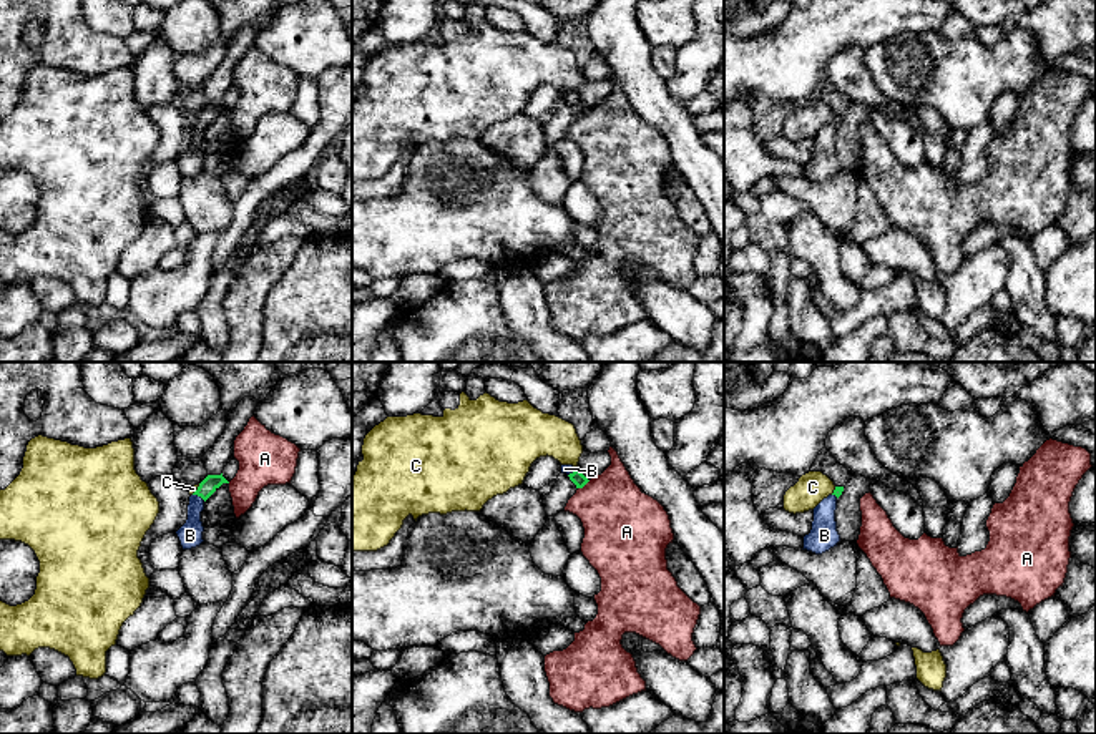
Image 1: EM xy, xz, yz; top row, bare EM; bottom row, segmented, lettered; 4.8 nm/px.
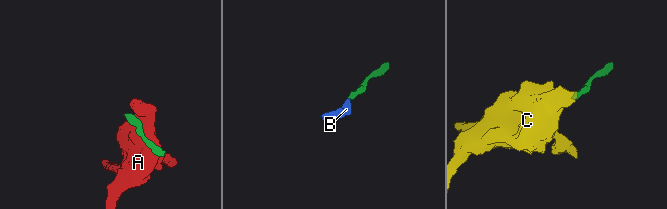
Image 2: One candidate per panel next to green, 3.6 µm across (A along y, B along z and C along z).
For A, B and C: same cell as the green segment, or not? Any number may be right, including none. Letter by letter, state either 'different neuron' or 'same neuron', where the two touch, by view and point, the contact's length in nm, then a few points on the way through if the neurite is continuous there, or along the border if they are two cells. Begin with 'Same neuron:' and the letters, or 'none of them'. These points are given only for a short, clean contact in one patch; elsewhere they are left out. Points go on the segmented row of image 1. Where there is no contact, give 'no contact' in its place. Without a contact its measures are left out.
Same neuron: B
A: different neuron | xz (583, 485) | 80 nm
B: same neuron | xy (200, 495) | 70 nm | across xy (211, 482), (200, 495), (190, 535)
C: different neuron | xy (198, 489) | 70 nm | along xy (200, 484), (191, 494)

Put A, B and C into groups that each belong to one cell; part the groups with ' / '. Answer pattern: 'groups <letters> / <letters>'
groups A / B / C

